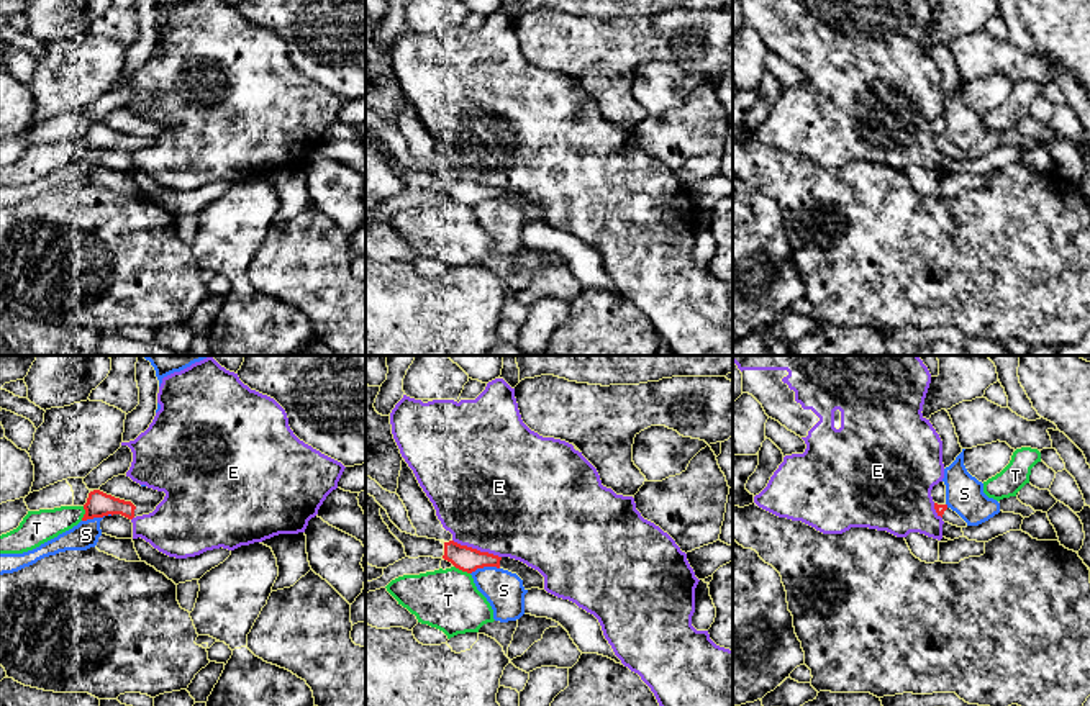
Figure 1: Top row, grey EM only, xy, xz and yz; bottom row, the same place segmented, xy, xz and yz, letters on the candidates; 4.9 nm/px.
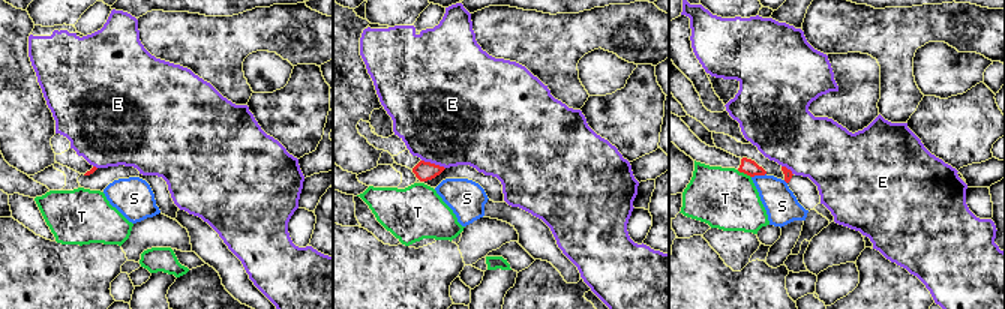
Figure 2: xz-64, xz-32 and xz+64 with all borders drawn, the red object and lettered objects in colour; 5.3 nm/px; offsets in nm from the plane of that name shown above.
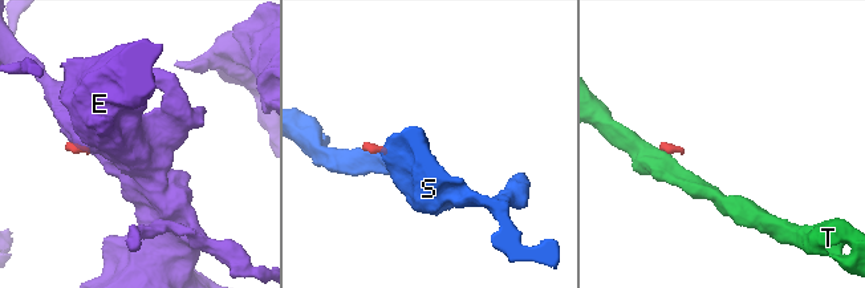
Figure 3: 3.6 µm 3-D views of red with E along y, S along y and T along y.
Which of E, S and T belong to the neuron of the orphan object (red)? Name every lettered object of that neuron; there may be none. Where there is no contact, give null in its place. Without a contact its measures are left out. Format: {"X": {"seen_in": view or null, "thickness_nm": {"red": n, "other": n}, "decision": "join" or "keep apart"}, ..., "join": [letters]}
{"E": {"seen_in": "xz", "thickness_nm": {"red": 120, "other": 500}, "decision": "keep apart"}, "S": {"seen_in": "xz", "thickness_nm": {"red": 120, "other": 190}, "decision": "keep apart"}, "T": {"seen_in": "xz", "thickness_nm": {"red": 120, "other": 300}, "decision": "keep apart"}, "join": []}

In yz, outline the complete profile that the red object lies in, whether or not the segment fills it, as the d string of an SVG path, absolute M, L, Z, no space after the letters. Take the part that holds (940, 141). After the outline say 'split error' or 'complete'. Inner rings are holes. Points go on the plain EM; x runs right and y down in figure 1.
M939 115L933 120L931 129L934 134L934 143L938 149L942 151L944 156L949 156L957 161L967 161L967 156L946 138L946 118L944 115Z; split error

